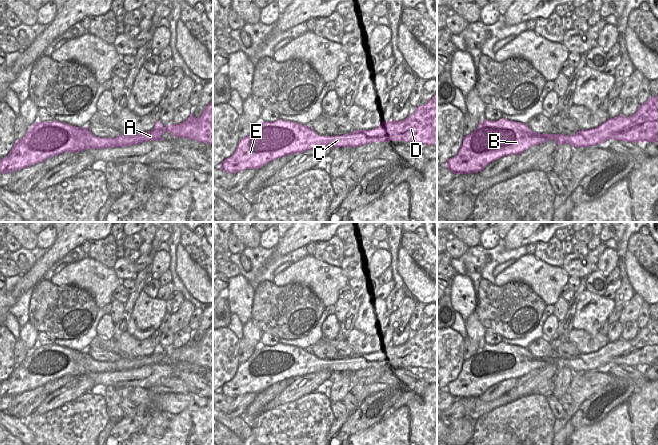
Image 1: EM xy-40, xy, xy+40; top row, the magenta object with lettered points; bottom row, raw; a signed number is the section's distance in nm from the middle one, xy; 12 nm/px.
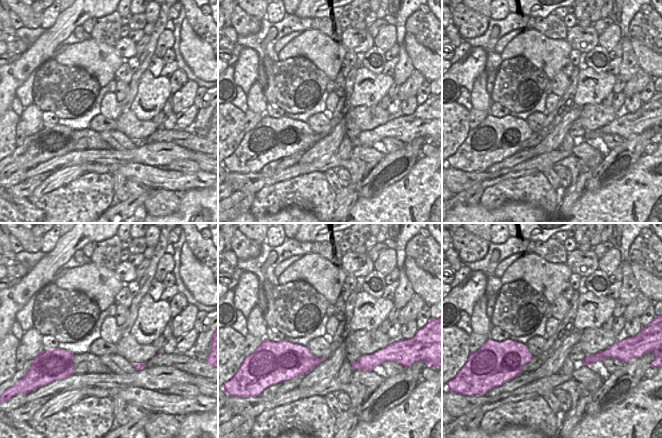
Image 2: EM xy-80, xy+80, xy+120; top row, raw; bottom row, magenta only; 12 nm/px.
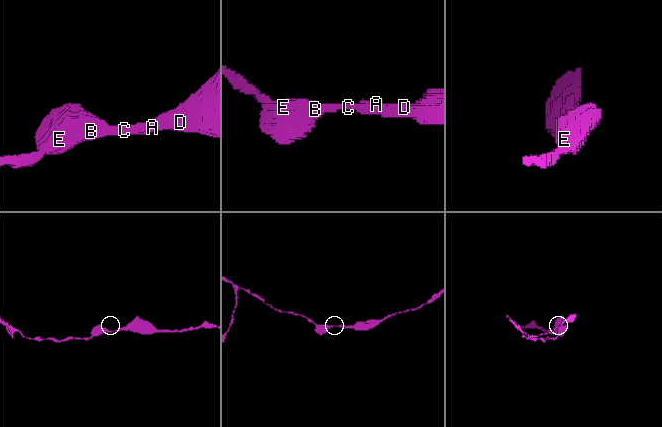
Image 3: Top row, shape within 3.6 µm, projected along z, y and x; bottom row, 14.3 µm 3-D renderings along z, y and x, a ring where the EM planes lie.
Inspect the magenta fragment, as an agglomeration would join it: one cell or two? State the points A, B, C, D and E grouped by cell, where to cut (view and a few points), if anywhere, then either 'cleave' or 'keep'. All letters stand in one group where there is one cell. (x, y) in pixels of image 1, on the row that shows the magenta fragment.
A B C D E | no cut | keep

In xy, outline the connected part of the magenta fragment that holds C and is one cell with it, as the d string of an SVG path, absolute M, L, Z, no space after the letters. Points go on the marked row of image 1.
M437 93L425 104L416 107L415 112L403 121L383 121L371 130L354 130L345 135L319 135L310 126L277 119L275 122L260 121L250 134L239 140L234 153L226 158L220 168L236 174L245 169L259 169L267 163L287 155L299 154L317 147L358 147L374 142L405 141L417 145L437 145Z

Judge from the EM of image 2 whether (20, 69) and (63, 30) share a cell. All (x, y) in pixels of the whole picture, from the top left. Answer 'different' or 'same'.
same

